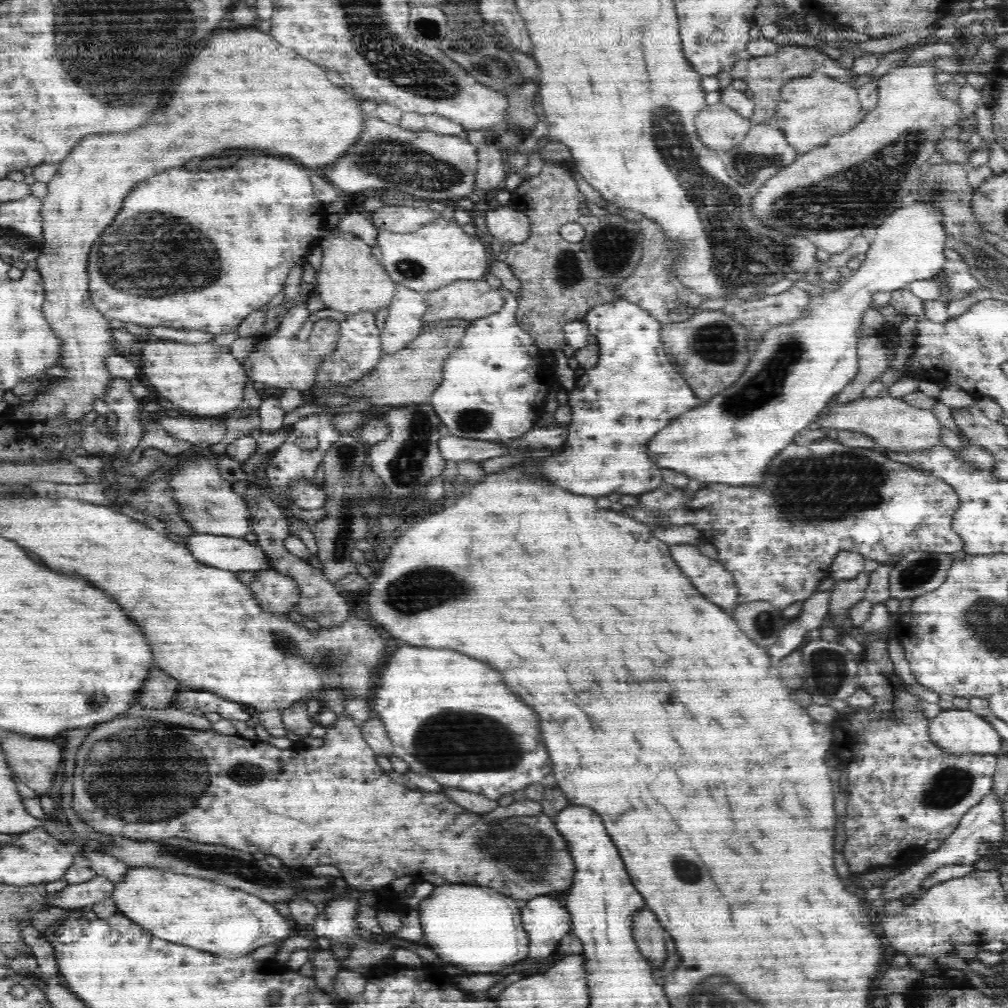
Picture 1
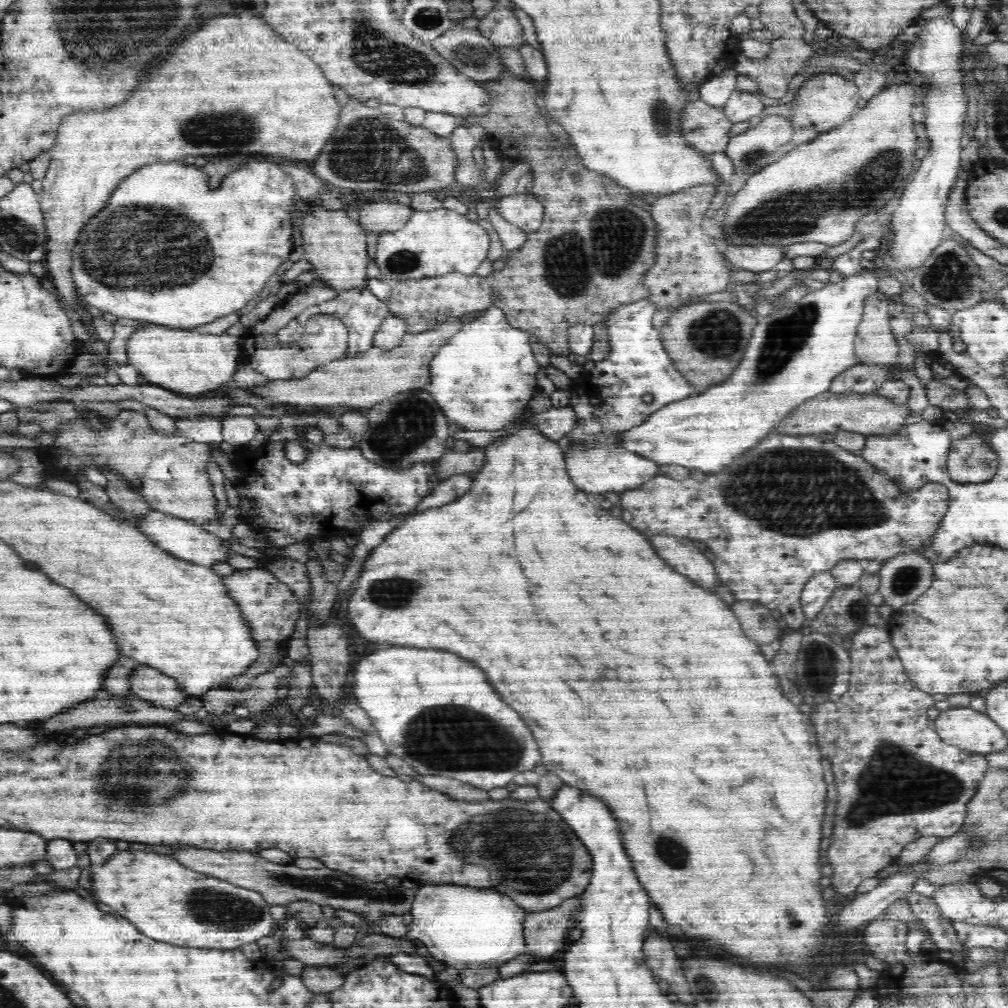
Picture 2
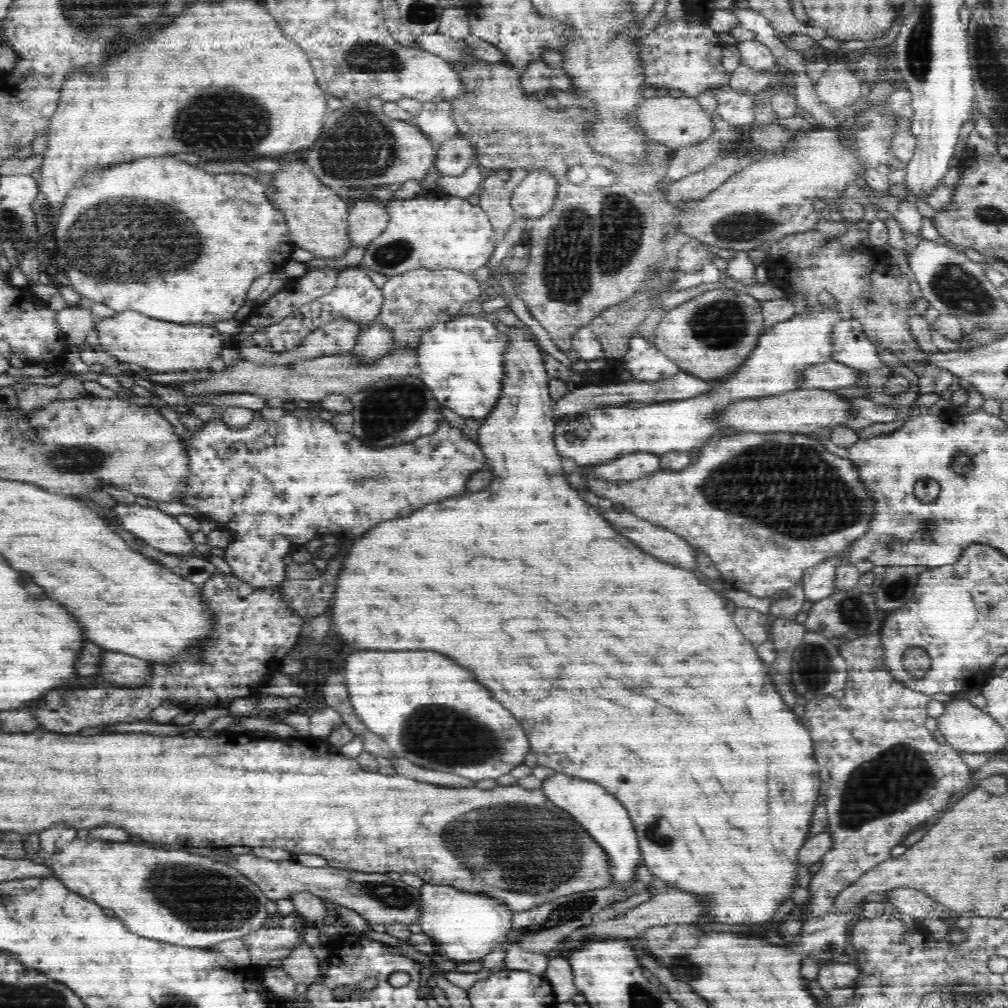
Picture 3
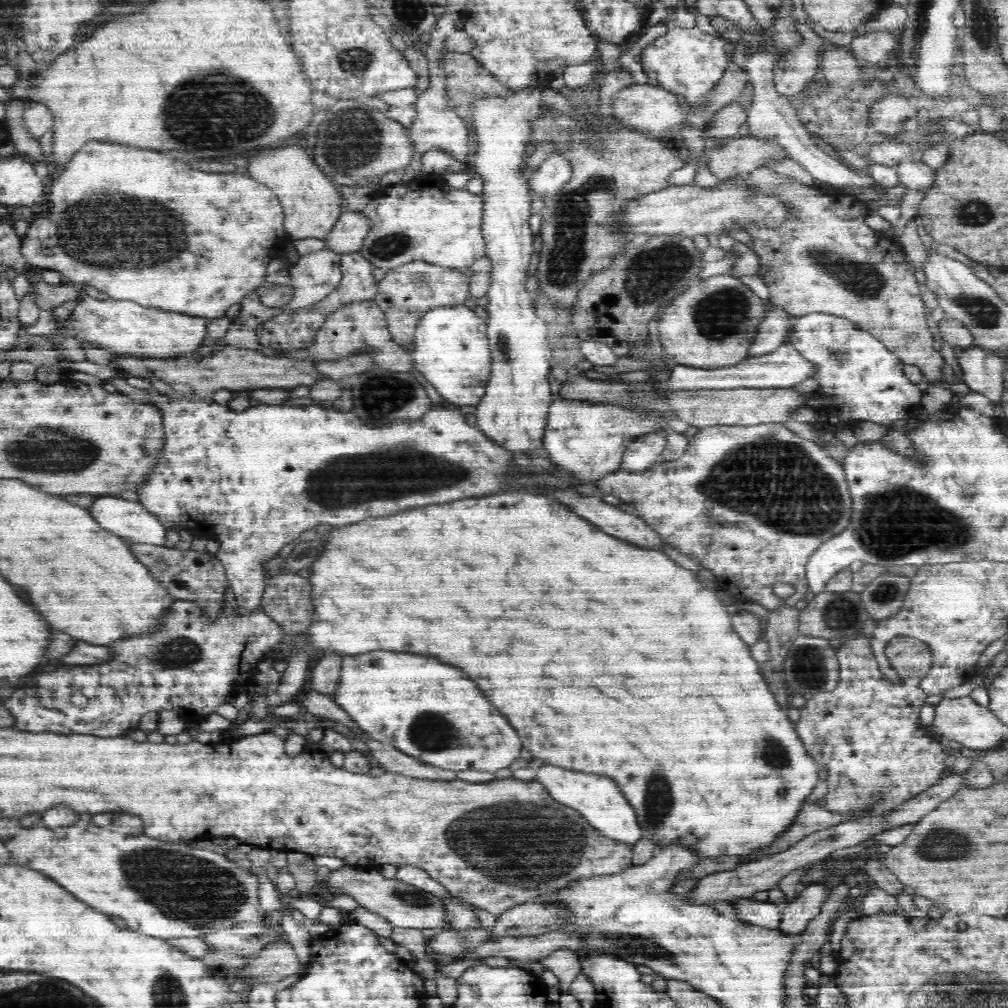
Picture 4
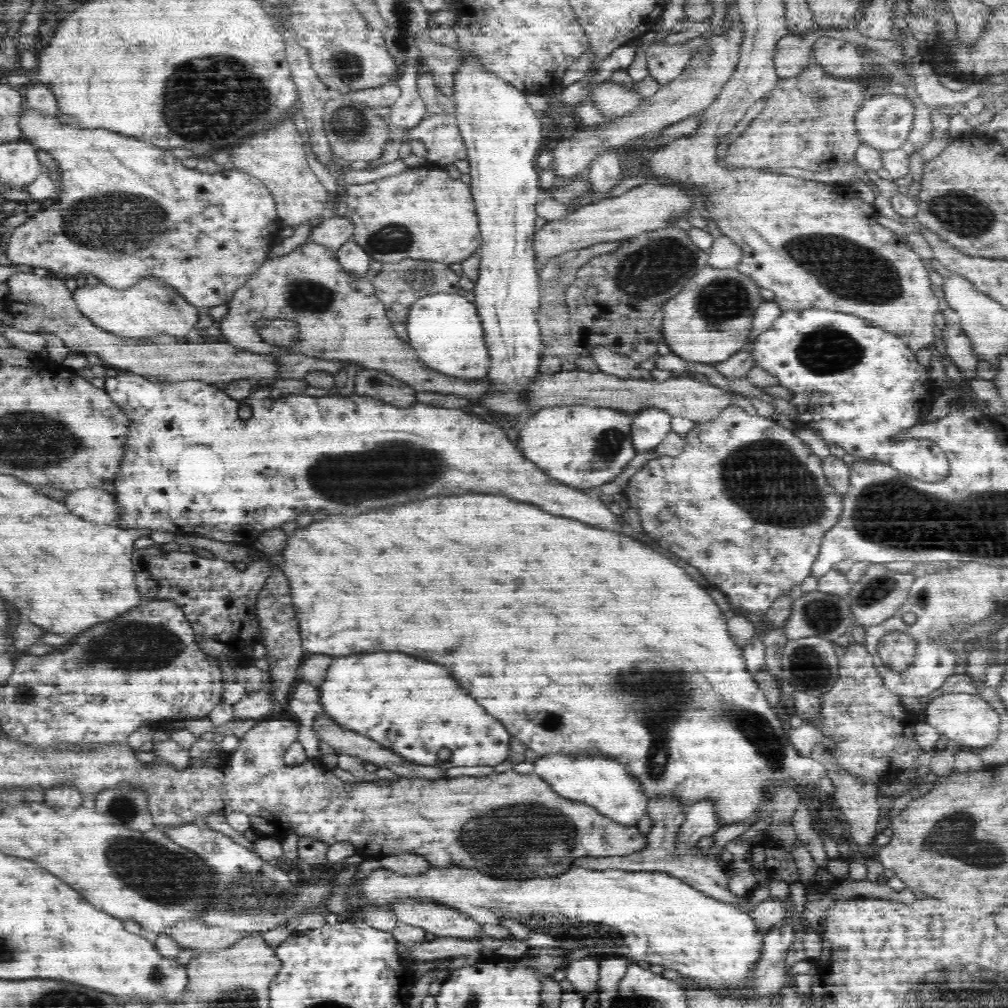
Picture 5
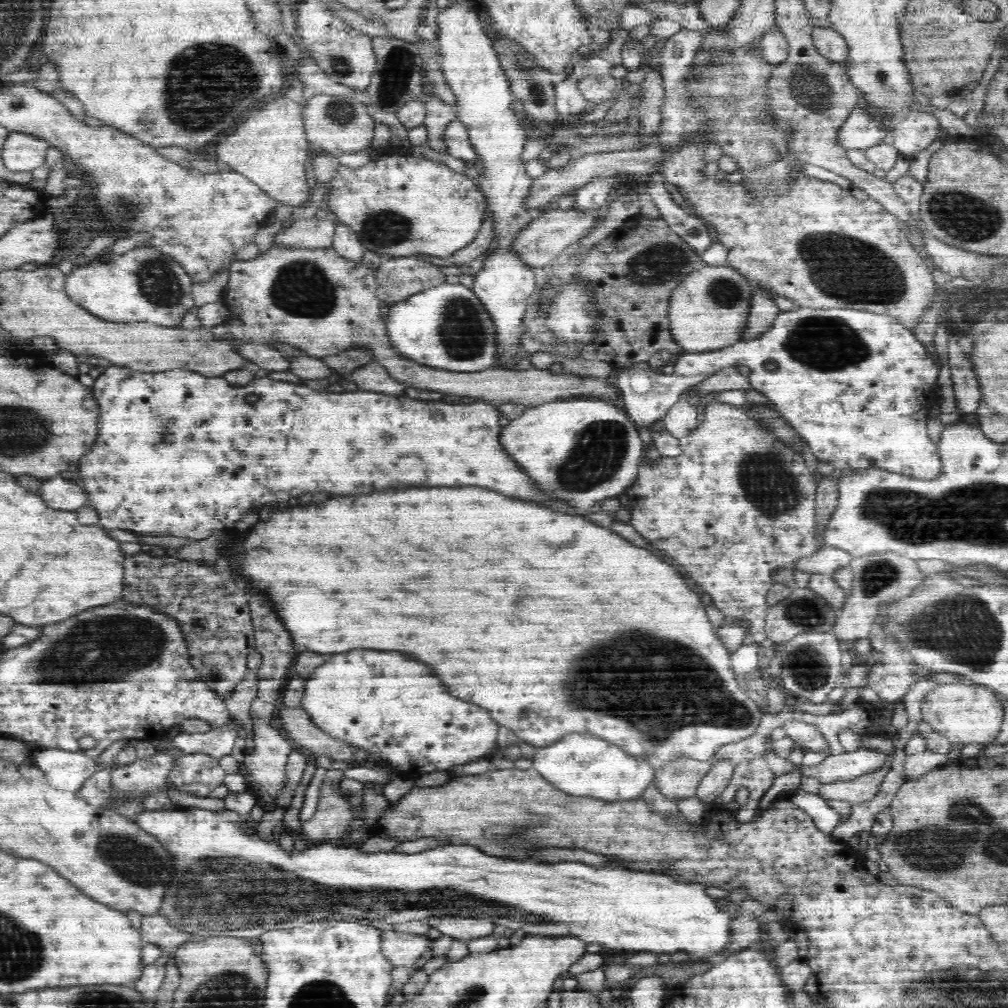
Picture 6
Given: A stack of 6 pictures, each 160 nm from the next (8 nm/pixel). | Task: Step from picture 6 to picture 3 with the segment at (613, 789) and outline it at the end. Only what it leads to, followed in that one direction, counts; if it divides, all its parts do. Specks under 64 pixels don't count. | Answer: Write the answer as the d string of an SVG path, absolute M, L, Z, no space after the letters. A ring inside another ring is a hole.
M557 771L552 772L550 776L546 776L542 780L541 789L554 804L570 812L577 823L582 824L590 836L593 836L593 839L605 848L609 856L612 856L613 864L616 864L614 866L616 875L613 876L613 882L636 879L633 877L633 872L642 858L641 844L636 832L634 832L628 810L622 806L622 802L614 794L610 794L600 784L570 778L566 774L558 774Z

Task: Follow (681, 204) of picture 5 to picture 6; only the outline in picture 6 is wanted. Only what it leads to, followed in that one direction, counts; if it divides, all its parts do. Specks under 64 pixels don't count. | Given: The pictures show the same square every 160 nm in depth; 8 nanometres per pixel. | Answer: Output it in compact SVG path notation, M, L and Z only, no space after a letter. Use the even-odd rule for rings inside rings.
M545 209L541 216L528 224L524 224L523 228L515 233L510 244L503 250L506 251L506 254L514 255L520 264L527 267L550 268L552 260L561 254L565 248L577 241L579 242L590 233L594 226L594 218L597 216L598 214L581 216L573 210L561 211L557 209L552 211Z

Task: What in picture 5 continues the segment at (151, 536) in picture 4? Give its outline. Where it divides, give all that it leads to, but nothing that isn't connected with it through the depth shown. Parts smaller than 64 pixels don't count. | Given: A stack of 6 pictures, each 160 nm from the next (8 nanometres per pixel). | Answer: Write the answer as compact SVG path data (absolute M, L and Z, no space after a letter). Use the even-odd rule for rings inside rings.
M86 486L86 488L68 488L63 491L64 506L84 520L94 520L110 524L111 514L114 512L114 503L110 500L110 494L102 489Z

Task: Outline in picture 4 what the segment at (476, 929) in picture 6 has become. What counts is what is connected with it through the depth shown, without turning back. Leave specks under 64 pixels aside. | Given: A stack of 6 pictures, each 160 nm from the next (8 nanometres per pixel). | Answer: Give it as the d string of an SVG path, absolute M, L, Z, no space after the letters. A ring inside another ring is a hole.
M347 864L331 871L324 883L333 892L351 895L359 905L383 916L393 927L418 928L420 930L442 928L444 931L452 929L453 922L449 918L448 907L444 899L396 879L386 879L378 873L377 869L363 869Z

